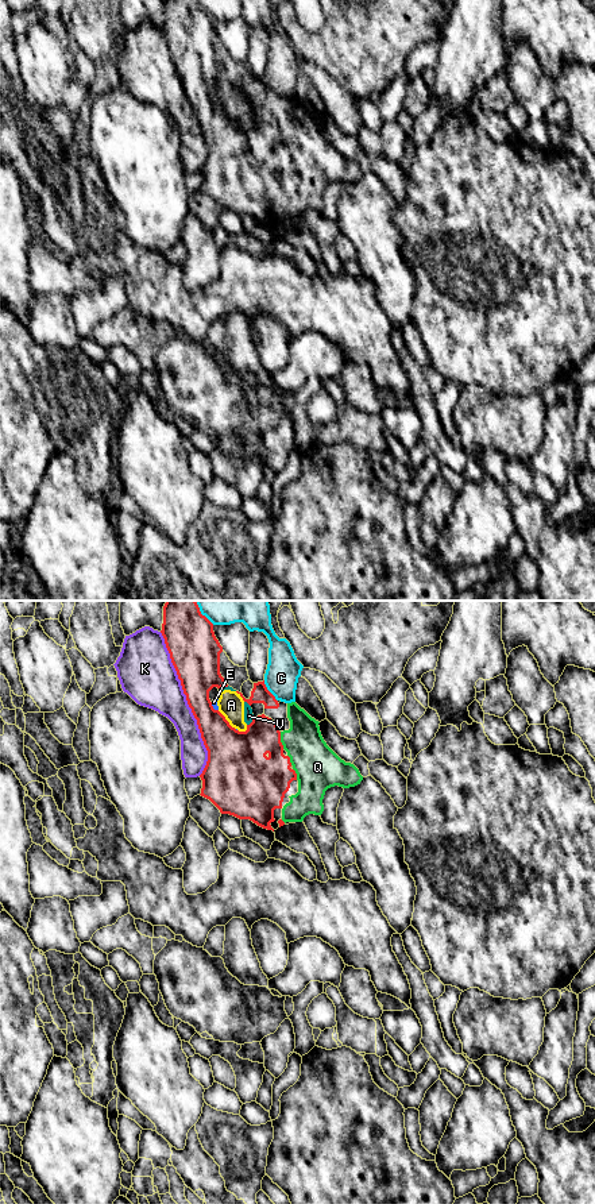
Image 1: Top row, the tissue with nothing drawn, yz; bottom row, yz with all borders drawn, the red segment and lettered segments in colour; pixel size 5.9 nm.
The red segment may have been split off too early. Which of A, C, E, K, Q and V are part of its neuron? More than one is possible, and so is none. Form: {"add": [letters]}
{"add": ["Q"]}

